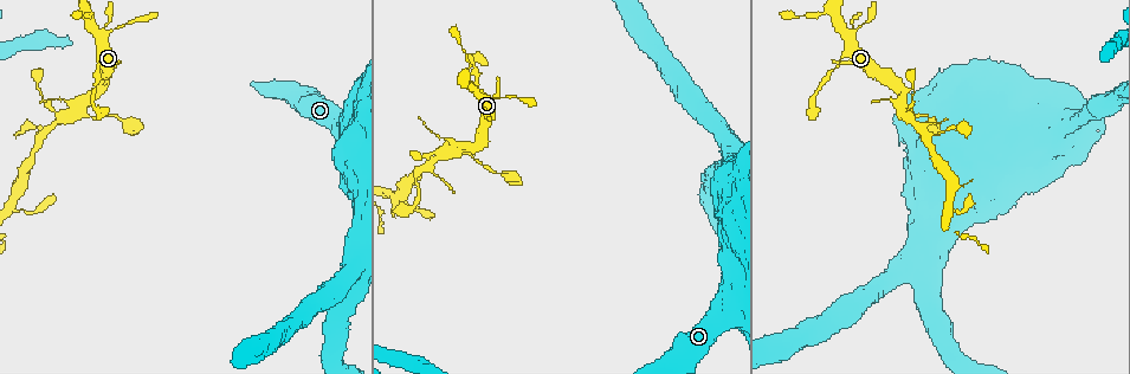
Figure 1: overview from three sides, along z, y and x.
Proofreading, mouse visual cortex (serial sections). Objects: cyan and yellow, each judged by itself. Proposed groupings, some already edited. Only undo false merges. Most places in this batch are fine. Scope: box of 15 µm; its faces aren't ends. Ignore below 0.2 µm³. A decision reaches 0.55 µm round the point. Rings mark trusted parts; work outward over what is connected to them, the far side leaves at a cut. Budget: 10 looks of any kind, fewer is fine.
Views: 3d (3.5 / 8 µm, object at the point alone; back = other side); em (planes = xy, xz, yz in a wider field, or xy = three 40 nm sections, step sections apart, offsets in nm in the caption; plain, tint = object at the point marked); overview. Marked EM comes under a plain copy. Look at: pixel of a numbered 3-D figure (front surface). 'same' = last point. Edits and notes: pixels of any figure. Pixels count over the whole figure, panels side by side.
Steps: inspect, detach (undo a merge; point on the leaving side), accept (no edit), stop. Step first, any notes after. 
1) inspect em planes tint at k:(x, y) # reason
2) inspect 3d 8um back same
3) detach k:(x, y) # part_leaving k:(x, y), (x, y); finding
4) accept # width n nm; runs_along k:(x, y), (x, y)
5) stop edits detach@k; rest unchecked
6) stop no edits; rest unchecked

inspect 3d 8um at 1:(731, 313)

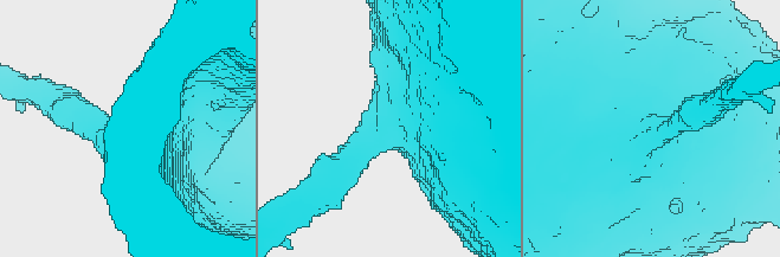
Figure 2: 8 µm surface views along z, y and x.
inspect 3d 3.5um at 2:(390, 131) # zoom in

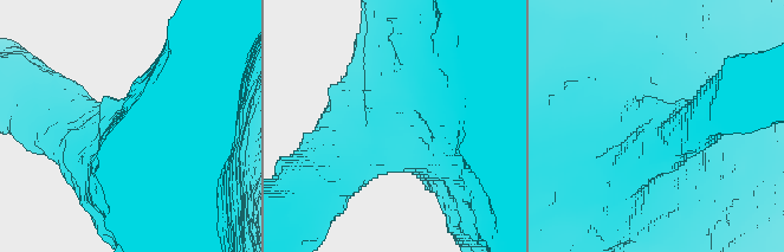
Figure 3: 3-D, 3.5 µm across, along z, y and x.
inspect em planes tint at 3:(394, 123)

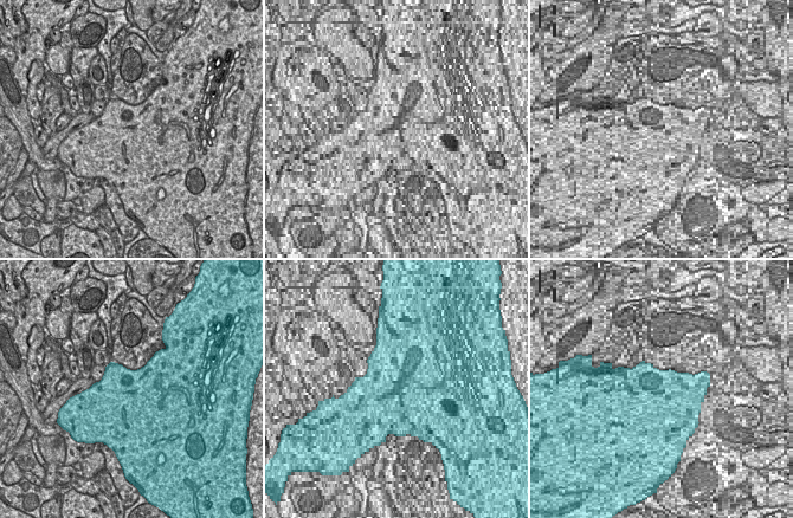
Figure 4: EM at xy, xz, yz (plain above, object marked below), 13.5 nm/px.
accept # runs_along 3:(336, 173), (441, 83), (448, 73); one cell here

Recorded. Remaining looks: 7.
inspect 3d 3.5um at 1:(919, 159) # calibre changes

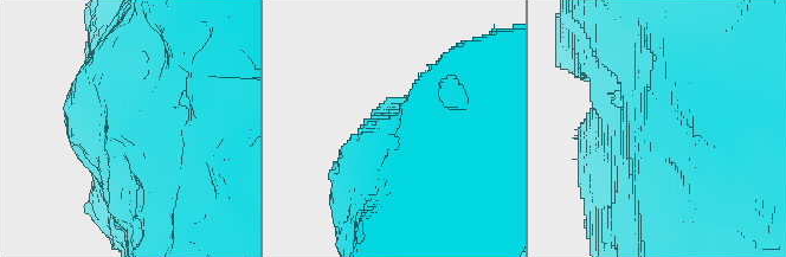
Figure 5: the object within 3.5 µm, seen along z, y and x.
inspect em xy step 5 tint at 5:(656, 132)

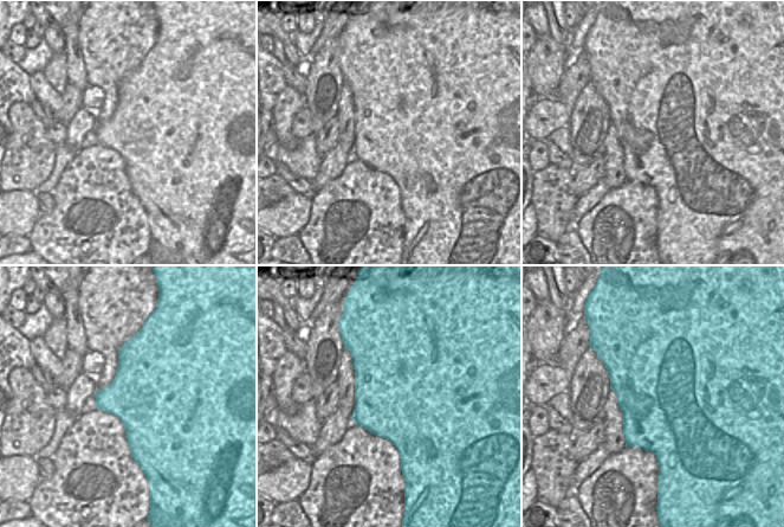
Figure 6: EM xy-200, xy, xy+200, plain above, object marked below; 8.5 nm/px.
inspect em xy step 1 tint same

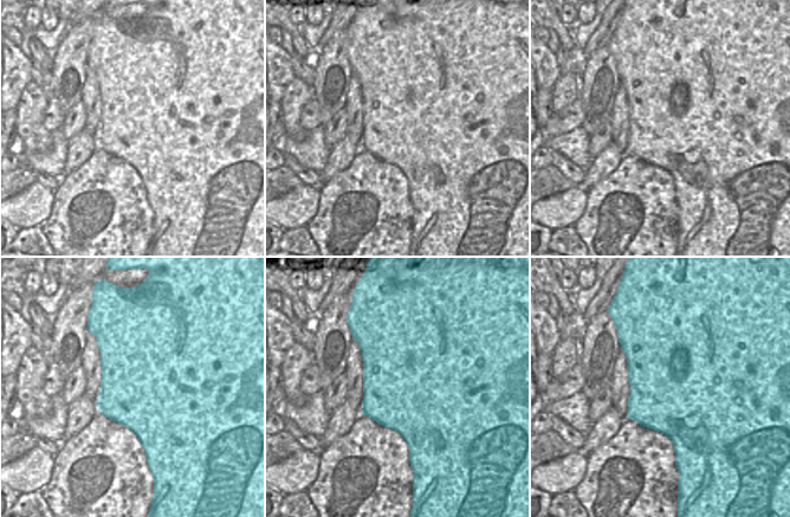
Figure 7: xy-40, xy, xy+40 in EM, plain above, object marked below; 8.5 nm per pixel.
accept # runs_along 5:(448, 180), (390, 98); continuous, no second cell

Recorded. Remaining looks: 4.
inspect 3d 3.5um at 1:(906, 266) # calibre changes

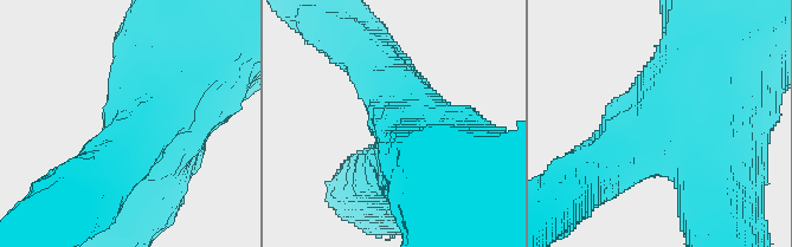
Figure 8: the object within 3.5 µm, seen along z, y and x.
inspect em planes tint at 8:(651, 126)

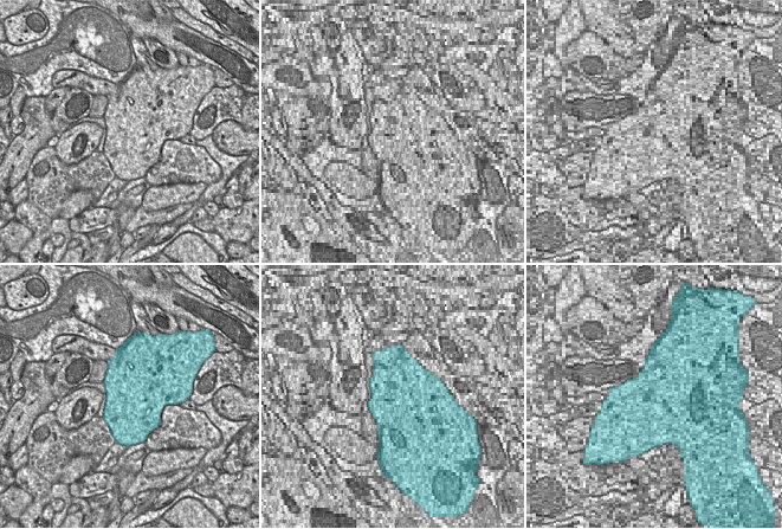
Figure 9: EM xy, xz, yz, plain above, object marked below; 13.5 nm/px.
inspect em xy step 2 tint same

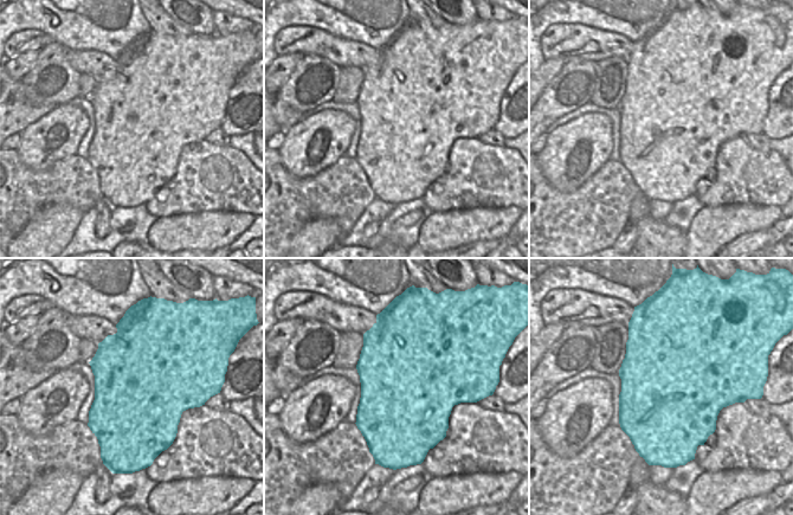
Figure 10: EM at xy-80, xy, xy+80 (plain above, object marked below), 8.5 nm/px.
accept # runs_along 8:(721, 49), (700, 89), (626, 147); one cell here

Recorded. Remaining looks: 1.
stop no edits; rest unchecked

